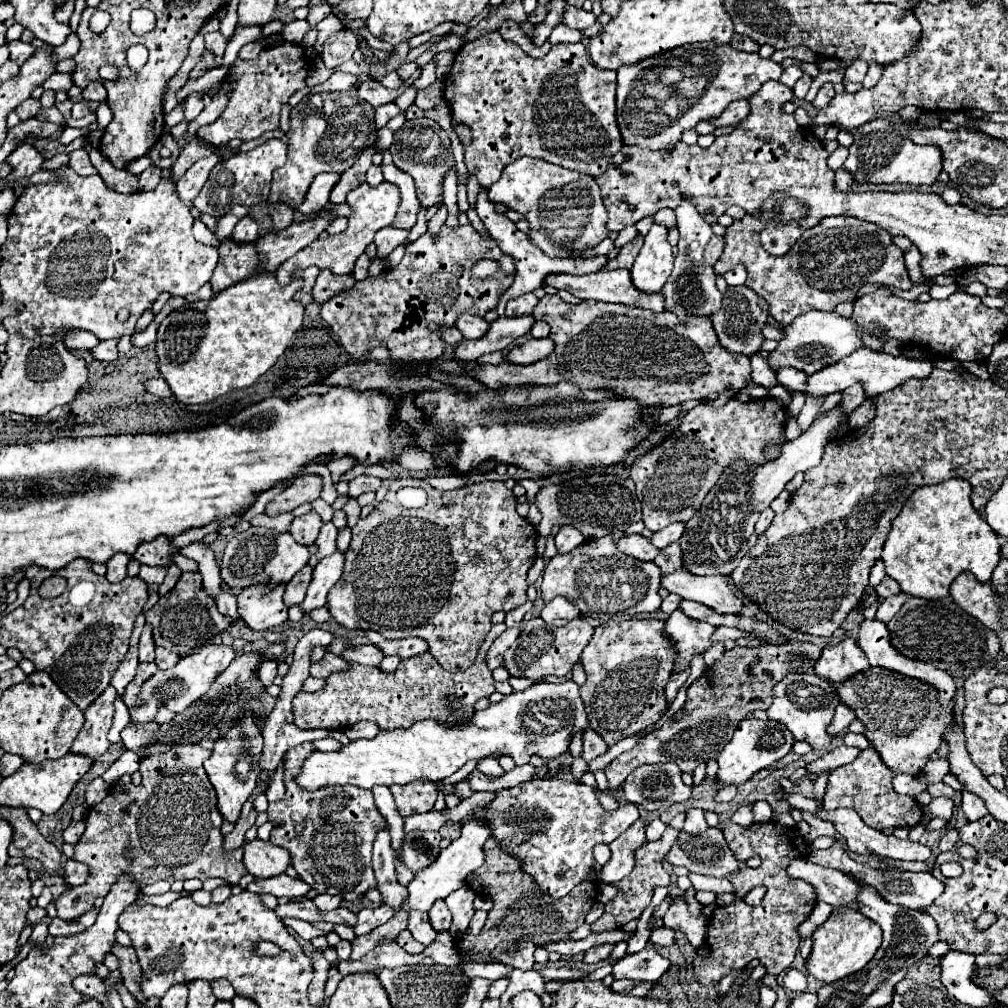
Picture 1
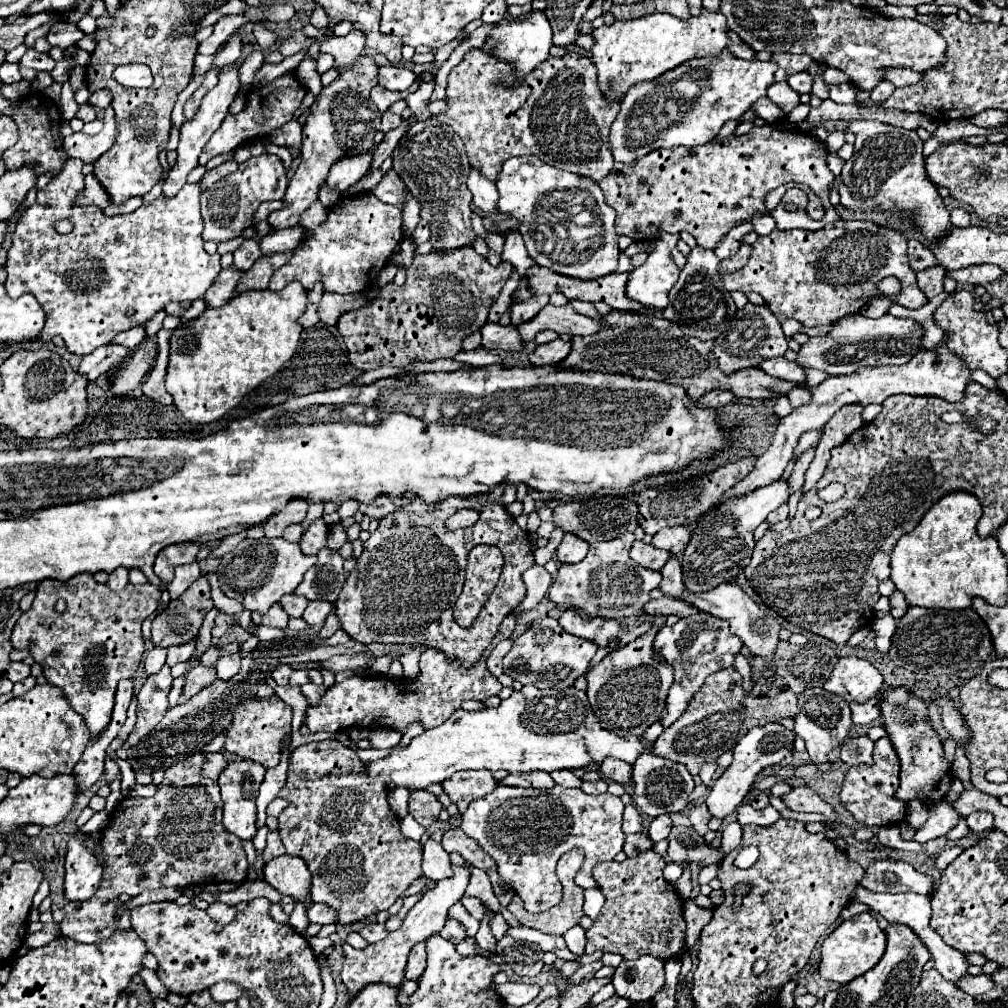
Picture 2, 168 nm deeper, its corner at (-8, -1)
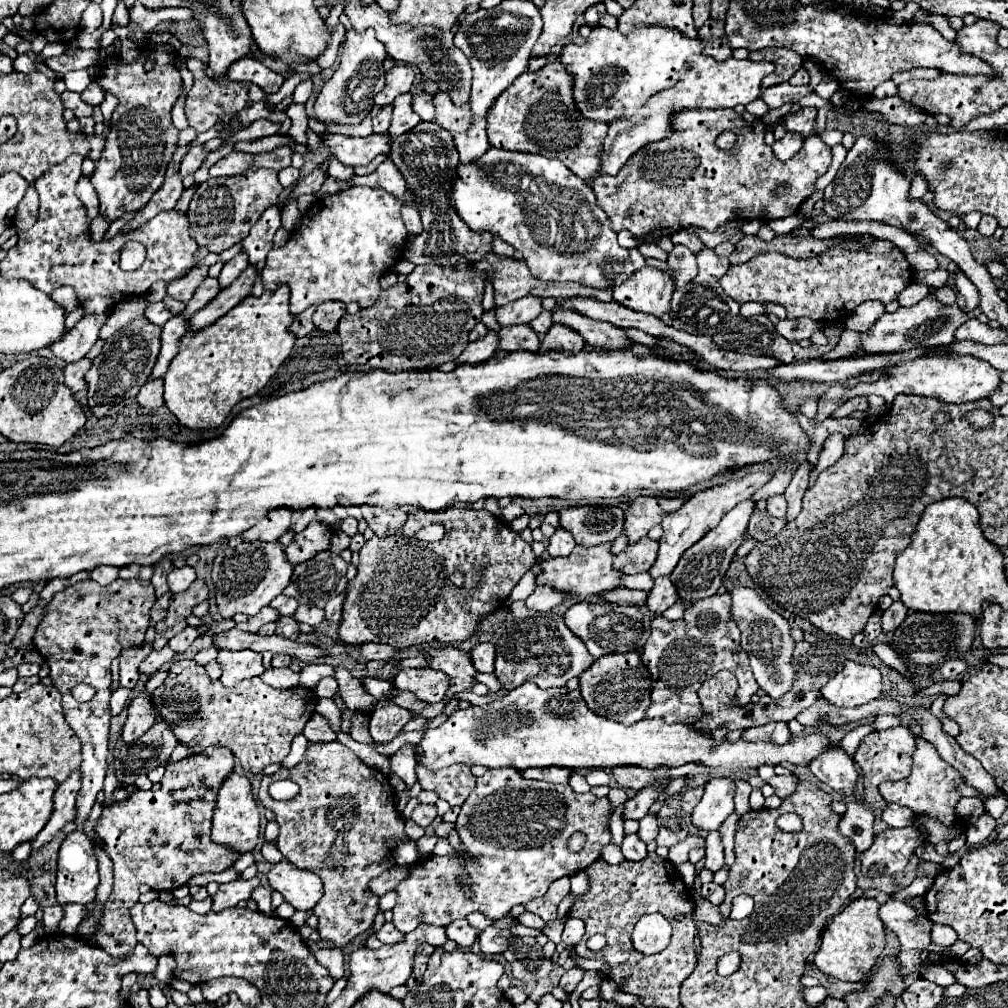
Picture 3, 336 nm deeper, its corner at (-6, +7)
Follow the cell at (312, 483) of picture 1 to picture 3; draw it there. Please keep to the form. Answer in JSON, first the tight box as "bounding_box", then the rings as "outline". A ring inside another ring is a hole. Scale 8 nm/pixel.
{"bounding_box":[243,508,293,542],"outline":[[[275,508],[271,512],[267,512],[267,516],[261,518],[253,528],[245,530],[243,540],[245,542],[255,542],[255,540],[275,542],[281,538],[283,532],[289,530],[291,516],[293,516],[291,508]]]}

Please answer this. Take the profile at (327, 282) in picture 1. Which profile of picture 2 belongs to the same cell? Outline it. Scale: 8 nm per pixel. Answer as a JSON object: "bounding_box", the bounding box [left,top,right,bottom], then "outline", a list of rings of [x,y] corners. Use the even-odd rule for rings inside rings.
{"bounding_box":[319,292,367,326],"outline":[[[367,292],[359,294],[359,296],[349,296],[349,294],[323,294],[321,304],[319,304],[319,320],[327,326],[337,324],[339,316],[351,310],[357,310],[361,306],[365,306],[365,296]]]}

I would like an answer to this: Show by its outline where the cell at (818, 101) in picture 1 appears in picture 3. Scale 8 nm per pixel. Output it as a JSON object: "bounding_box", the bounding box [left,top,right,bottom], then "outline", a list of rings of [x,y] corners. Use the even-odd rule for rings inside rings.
{"bounding_box":[785,108,817,136],"outline":[[[801,108],[801,110],[797,110],[797,112],[789,112],[789,114],[785,116],[787,130],[799,132],[799,134],[803,134],[803,136],[811,136],[811,134],[815,134],[815,132],[813,132],[815,116],[817,116],[817,108]]]}

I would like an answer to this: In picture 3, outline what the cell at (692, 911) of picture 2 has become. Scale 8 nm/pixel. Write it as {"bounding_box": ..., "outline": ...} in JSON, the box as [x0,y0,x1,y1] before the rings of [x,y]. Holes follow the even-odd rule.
{"bounding_box":[693,898,721,924],"outline":[[[695,898],[693,900],[693,920],[697,922],[709,922],[709,924],[719,924],[721,922],[721,914],[717,910],[717,906],[713,906],[709,900],[705,898]]]}

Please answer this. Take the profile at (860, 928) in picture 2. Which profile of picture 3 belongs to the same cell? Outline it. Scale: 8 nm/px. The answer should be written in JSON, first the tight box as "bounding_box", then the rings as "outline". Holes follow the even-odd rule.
{"bounding_box":[815,898,885,982],"outline":[[[857,898],[847,904],[845,910],[835,914],[827,930],[823,932],[821,948],[815,952],[815,966],[833,978],[847,982],[861,982],[867,978],[869,970],[877,964],[883,948],[885,948],[885,928],[879,920],[879,902],[869,898]]]}

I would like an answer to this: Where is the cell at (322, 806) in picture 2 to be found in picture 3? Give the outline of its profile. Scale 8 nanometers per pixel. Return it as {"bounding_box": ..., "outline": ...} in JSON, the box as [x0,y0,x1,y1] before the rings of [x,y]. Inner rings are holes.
{"bounding_box":[259,742,407,948],"outline":[[[309,742],[303,760],[293,768],[281,768],[271,776],[261,778],[259,800],[265,808],[275,812],[275,820],[281,826],[277,846],[281,854],[293,862],[297,868],[311,870],[323,880],[323,898],[313,908],[313,914],[319,918],[319,934],[325,940],[331,940],[337,948],[343,948],[355,936],[371,928],[375,914],[379,912],[379,896],[369,890],[369,880],[381,876],[383,872],[397,866],[391,856],[389,840],[407,842],[405,822],[391,802],[391,786],[383,774],[375,768],[363,764],[345,744],[333,742]],[[273,780],[293,780],[299,786],[299,794],[293,800],[279,802],[269,796],[269,784]]]}

